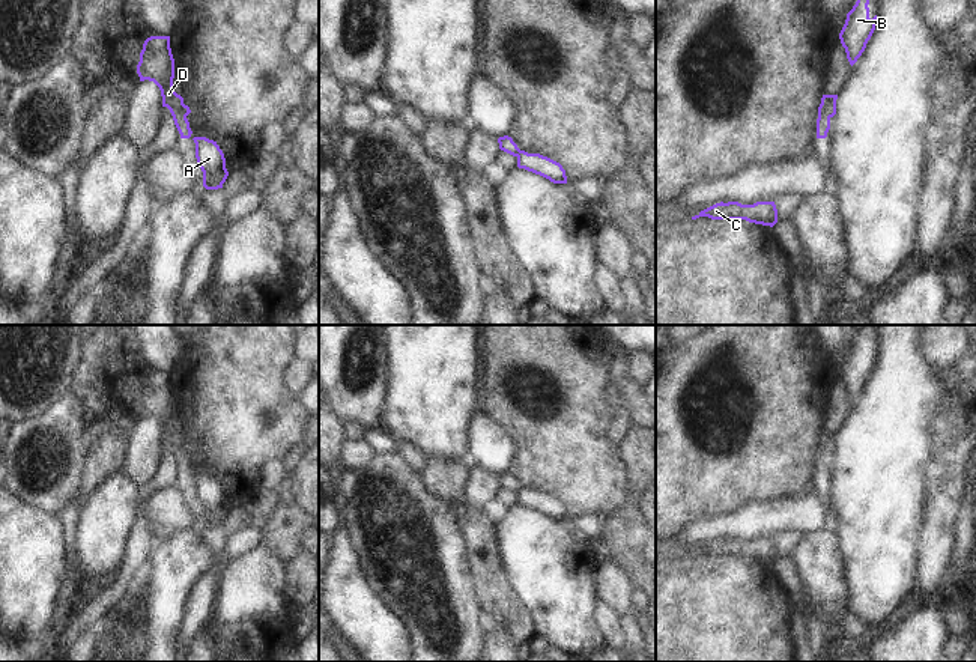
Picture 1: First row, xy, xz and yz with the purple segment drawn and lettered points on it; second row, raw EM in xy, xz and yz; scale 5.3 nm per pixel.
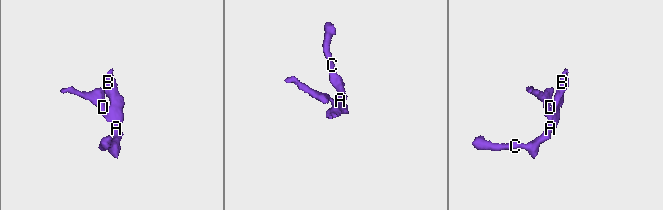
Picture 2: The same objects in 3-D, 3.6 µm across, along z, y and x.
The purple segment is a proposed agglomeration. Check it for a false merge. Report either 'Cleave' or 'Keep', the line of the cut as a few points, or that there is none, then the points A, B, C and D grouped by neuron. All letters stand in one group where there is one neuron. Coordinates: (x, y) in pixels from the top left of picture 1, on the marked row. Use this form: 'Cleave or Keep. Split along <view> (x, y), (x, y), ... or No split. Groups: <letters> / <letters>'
Cleave. Split along yz (818, 112), (829, 119). Groups: A B C / D.

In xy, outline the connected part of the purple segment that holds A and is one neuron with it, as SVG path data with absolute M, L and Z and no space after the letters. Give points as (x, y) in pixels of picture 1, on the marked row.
M194 137L197 164L203 172L203 187L206 190L223 188L229 172L226 158L217 141L206 137Z

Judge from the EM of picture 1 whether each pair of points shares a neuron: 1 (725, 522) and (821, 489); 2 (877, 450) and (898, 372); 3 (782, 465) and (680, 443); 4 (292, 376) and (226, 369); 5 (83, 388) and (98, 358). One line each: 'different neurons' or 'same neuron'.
1: different neurons
2: same neuron
3: same neuron
4: different neurons
5: same neuron

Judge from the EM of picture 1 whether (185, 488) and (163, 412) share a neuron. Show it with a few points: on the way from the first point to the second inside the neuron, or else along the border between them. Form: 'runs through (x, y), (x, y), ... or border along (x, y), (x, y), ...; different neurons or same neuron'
runs through (185, 470), (175, 440), (167, 431); same neuron

